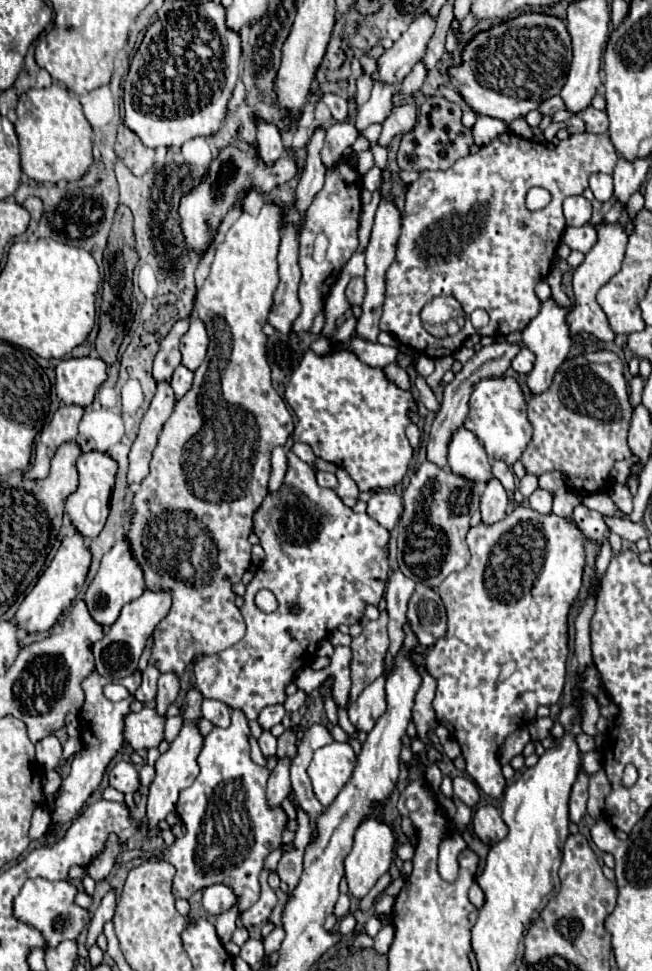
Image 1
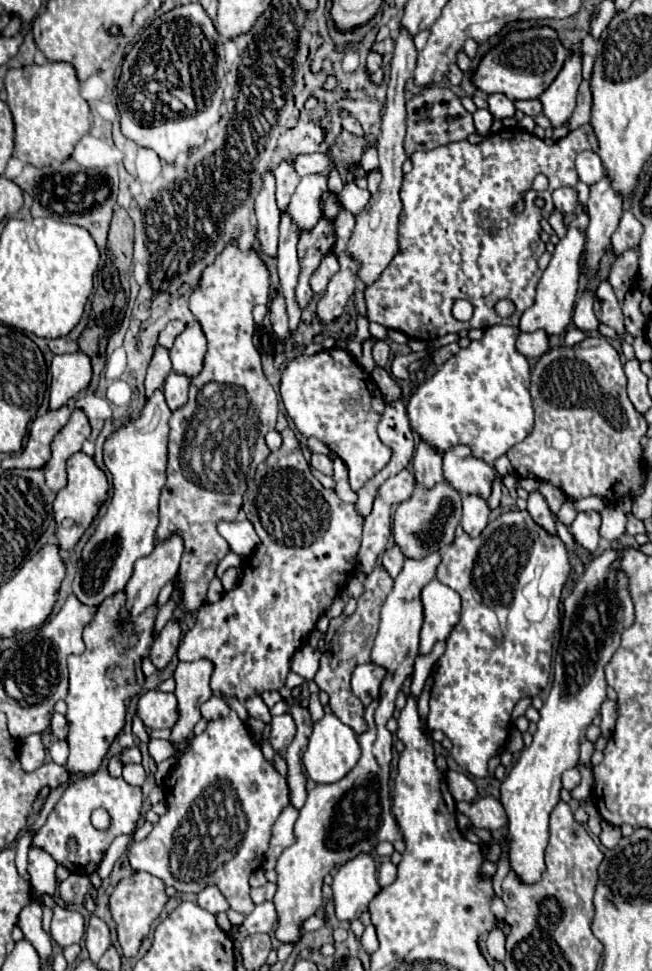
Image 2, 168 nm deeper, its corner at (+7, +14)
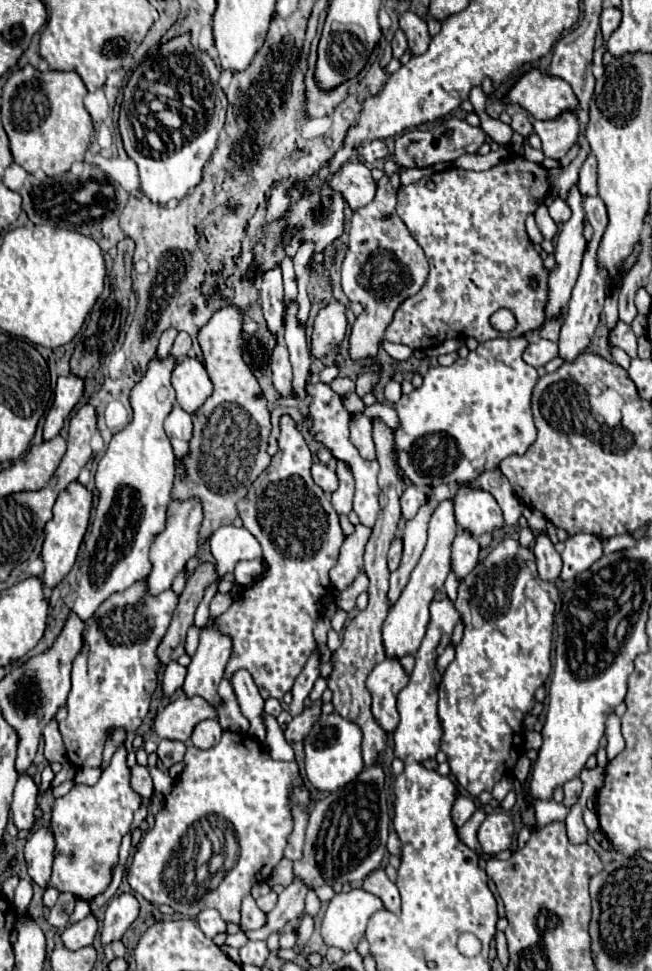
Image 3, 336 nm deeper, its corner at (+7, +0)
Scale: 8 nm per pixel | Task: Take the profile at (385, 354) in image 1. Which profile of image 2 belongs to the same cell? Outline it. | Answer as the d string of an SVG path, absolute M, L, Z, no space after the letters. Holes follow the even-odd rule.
M367 340L367 342L363 344L361 368L363 368L367 374L371 374L371 372L373 372L373 368L375 368L375 362L373 362L373 358L371 358L371 346L373 346L373 340Z

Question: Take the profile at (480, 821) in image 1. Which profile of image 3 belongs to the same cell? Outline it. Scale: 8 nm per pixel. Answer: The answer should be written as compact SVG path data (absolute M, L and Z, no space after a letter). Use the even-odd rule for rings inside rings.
M495 812L487 814L483 824L479 826L479 842L483 852L487 854L497 854L501 850L511 848L511 838L513 838L513 822L507 814Z

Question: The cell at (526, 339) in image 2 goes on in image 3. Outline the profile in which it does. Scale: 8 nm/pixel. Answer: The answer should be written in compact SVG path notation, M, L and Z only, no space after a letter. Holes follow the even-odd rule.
M533 338L523 352L523 360L533 368L543 368L549 360L557 356L557 344L545 338Z

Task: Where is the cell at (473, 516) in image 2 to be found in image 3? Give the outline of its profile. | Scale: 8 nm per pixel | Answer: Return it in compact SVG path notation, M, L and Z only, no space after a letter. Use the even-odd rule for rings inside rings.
M459 530L455 540L453 540L453 550L451 550L451 562L457 572L457 578L465 578L477 564L479 560L479 542L469 530Z

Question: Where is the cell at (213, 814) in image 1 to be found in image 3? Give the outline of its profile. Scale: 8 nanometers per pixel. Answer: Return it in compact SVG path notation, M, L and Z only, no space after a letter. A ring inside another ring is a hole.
M223 732L221 740L209 748L209 750L201 750L201 748L195 748L195 746L189 746L187 752L185 752L185 770L183 774L177 778L171 794L167 796L165 800L165 806L163 810L155 816L155 826L151 832L147 832L133 856L133 862L131 862L131 868L127 872L127 880L129 880L129 886L139 892L145 900L153 902L153 904L169 904L175 912L179 914L187 914L187 916L197 916L201 910L205 908L215 908L219 910L221 918L227 920L227 922L235 922L239 924L241 922L241 900L251 892L253 884L255 882L263 882L271 876L273 868L279 864L279 860L283 858L283 850L285 850L285 844L287 844L287 836L291 834L291 826L293 826L293 818L291 818L291 804L289 804L289 790L293 784L301 784L301 776L299 776L299 766L293 762L277 762L269 756L269 752L259 744L255 742L253 738L249 738L247 734L237 734L237 732ZM203 840L209 840L209 858L201 858L201 848L205 846Z

